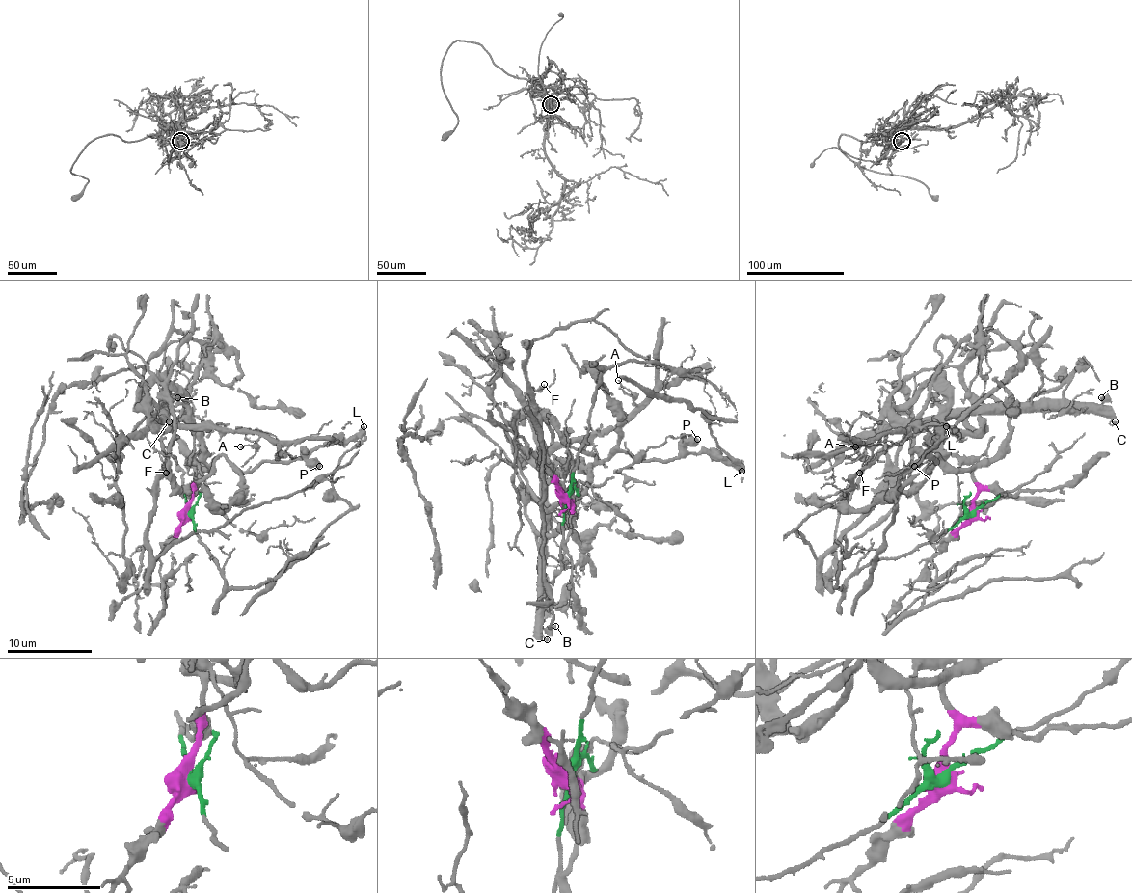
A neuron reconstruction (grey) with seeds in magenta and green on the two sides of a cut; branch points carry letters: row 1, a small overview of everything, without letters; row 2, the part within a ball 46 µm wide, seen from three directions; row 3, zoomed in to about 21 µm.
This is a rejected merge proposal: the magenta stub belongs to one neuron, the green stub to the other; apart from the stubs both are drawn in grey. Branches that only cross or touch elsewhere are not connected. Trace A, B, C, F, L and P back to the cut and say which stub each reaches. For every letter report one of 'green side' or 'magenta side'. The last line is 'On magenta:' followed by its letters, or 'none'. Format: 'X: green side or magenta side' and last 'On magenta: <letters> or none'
A: magenta side
B: magenta side
C: magenta side
F: magenta side
L: magenta side
P: magenta side
On magenta: A, B, C, F, L, P

